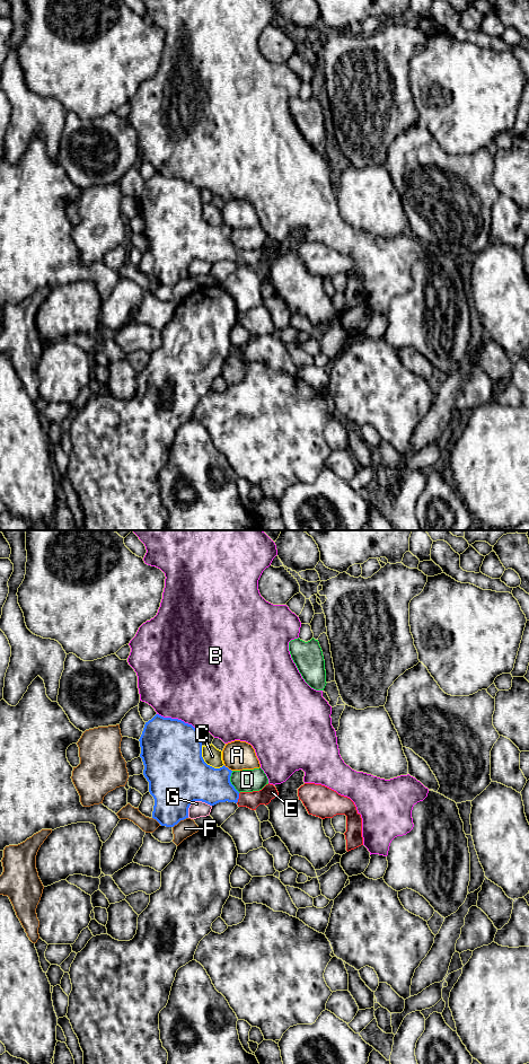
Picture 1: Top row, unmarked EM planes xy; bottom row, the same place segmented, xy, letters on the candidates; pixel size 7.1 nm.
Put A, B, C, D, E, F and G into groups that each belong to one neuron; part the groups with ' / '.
A / B / C / D / E / F / G

